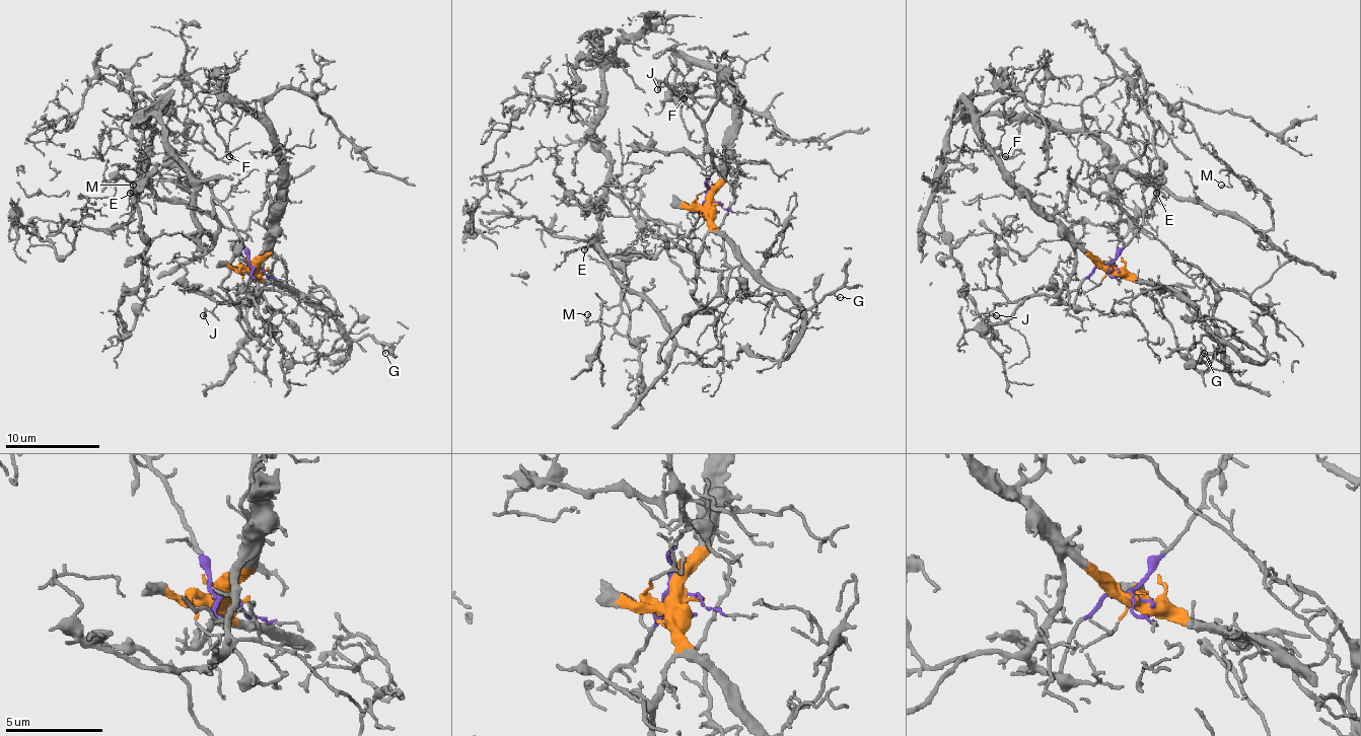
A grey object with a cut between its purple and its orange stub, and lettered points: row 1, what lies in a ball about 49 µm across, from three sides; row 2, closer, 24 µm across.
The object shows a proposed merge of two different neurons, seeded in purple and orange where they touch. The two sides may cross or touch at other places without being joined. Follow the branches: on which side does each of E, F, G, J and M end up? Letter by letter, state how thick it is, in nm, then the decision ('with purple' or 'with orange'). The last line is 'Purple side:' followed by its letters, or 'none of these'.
E: calibre 130 nm; with purple
F: calibre 140 nm; with orange
G: calibre 120 nm; with orange
J: calibre 160 nm; with orange
M: calibre 130 nm; with purple
Purple side: E, M

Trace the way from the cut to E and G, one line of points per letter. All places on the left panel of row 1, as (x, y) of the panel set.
E: (257, 267), (231, 215), (205, 184), (176, 167), (143, 158), (136, 167), (139, 181), (129, 194)
G: (257, 267), (257, 274), (292, 286), (351, 338), (361, 340), (370, 335), (384, 354)

